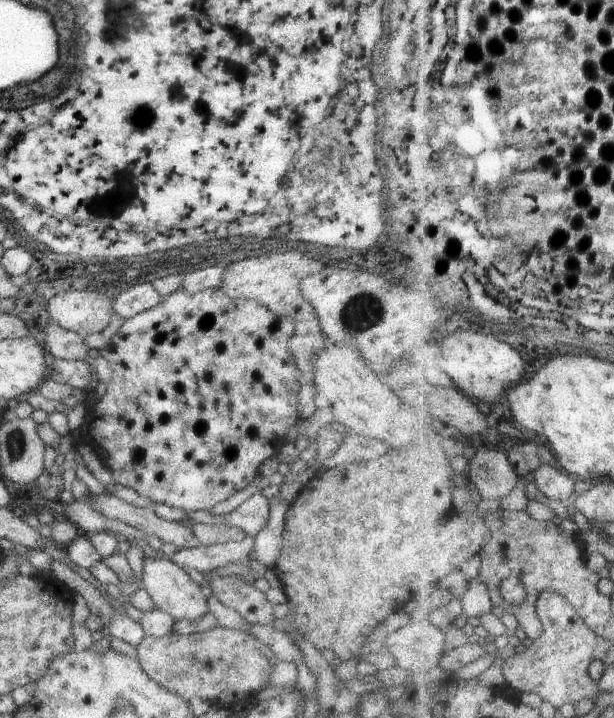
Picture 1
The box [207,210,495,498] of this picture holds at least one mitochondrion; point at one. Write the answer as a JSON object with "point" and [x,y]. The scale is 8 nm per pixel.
{"point":[363,311]}

